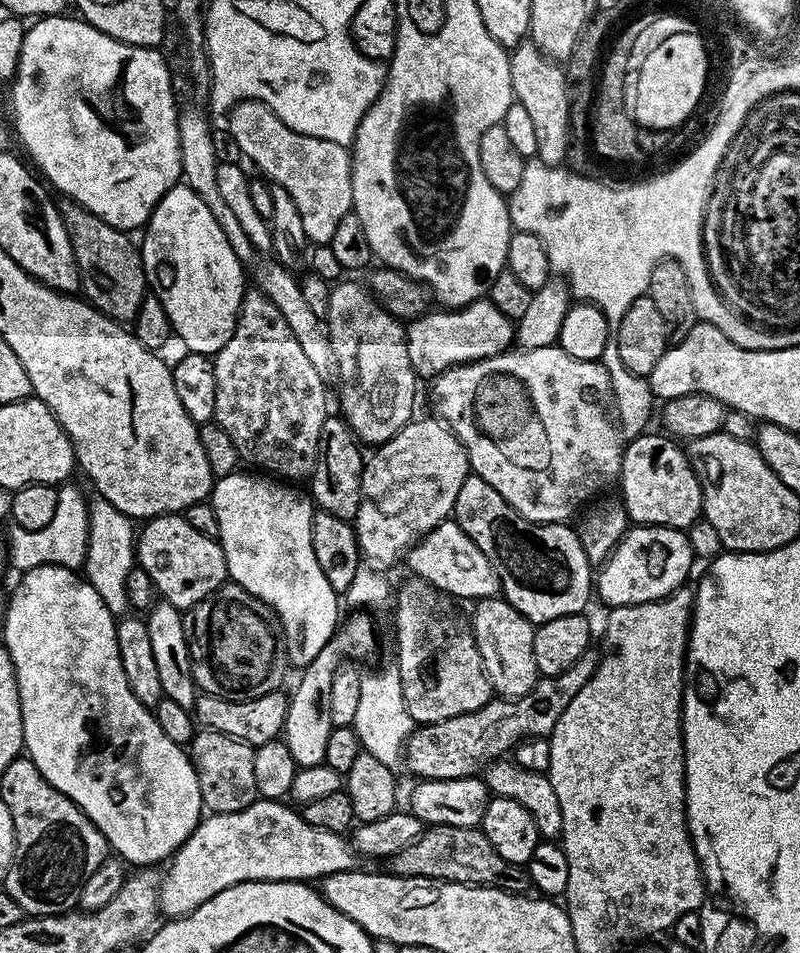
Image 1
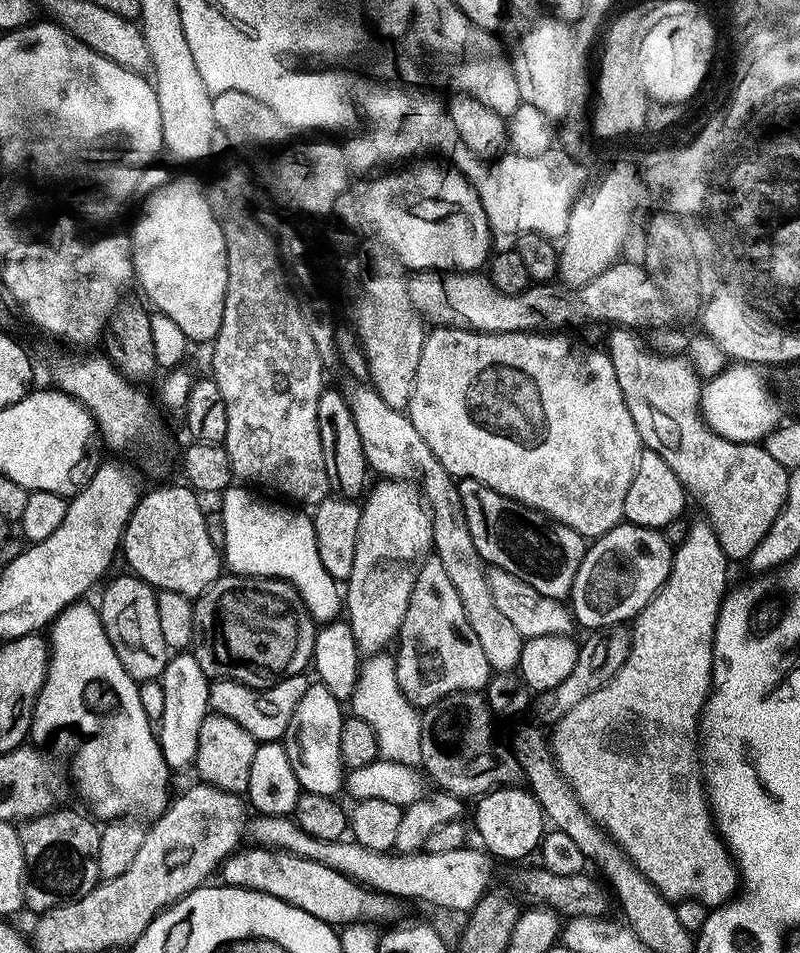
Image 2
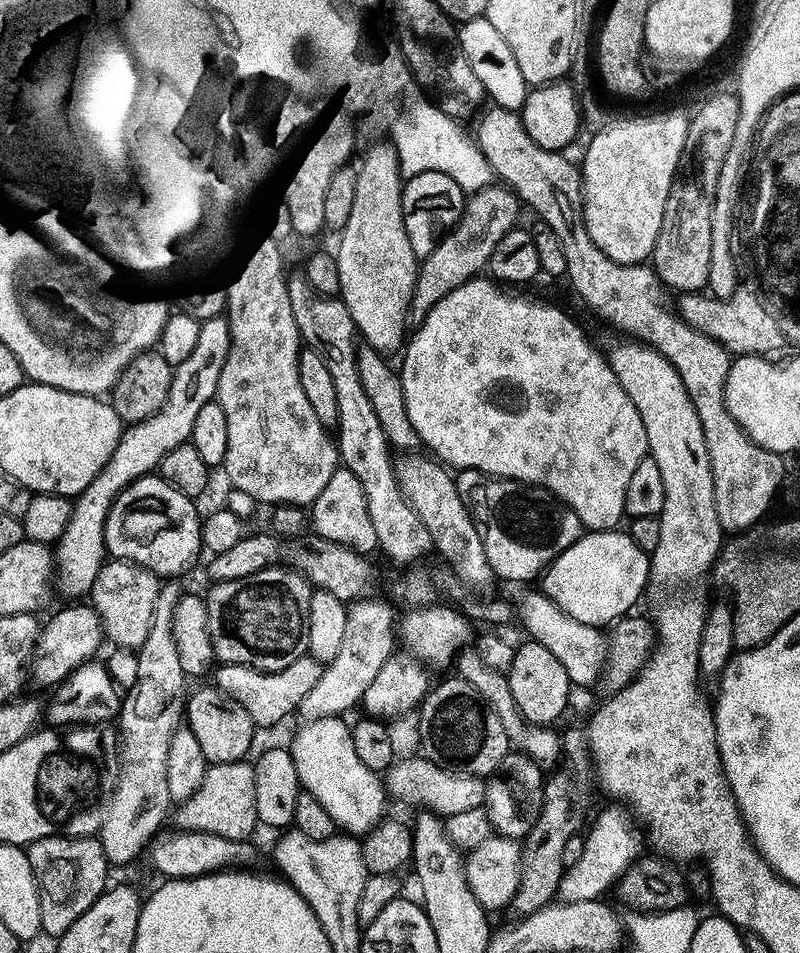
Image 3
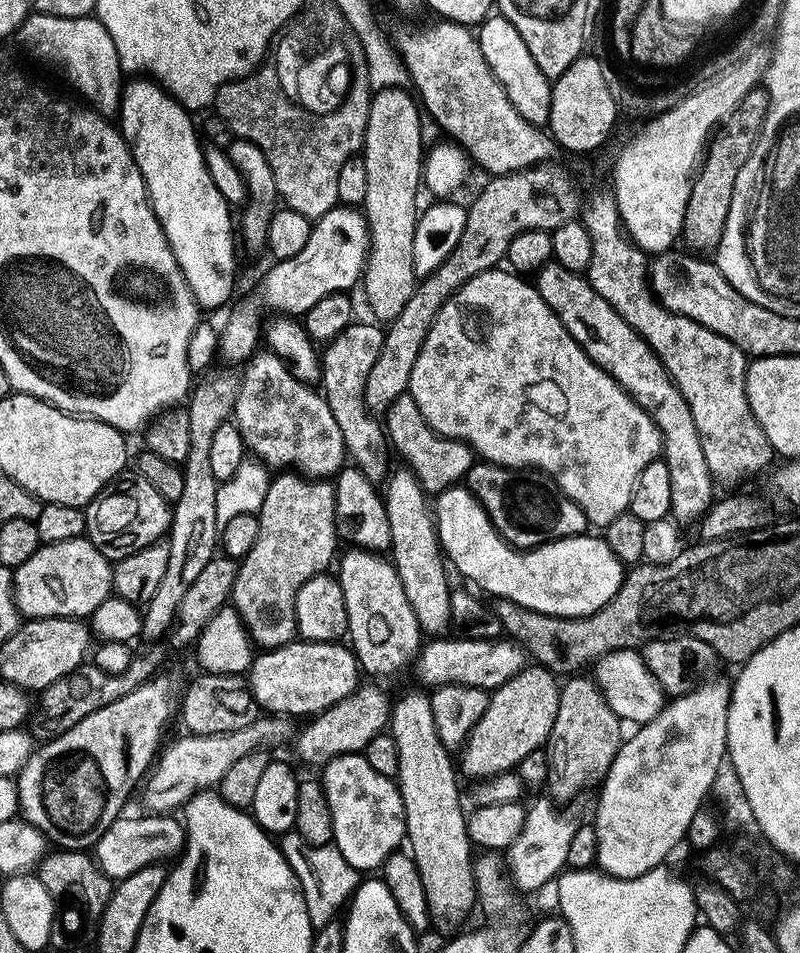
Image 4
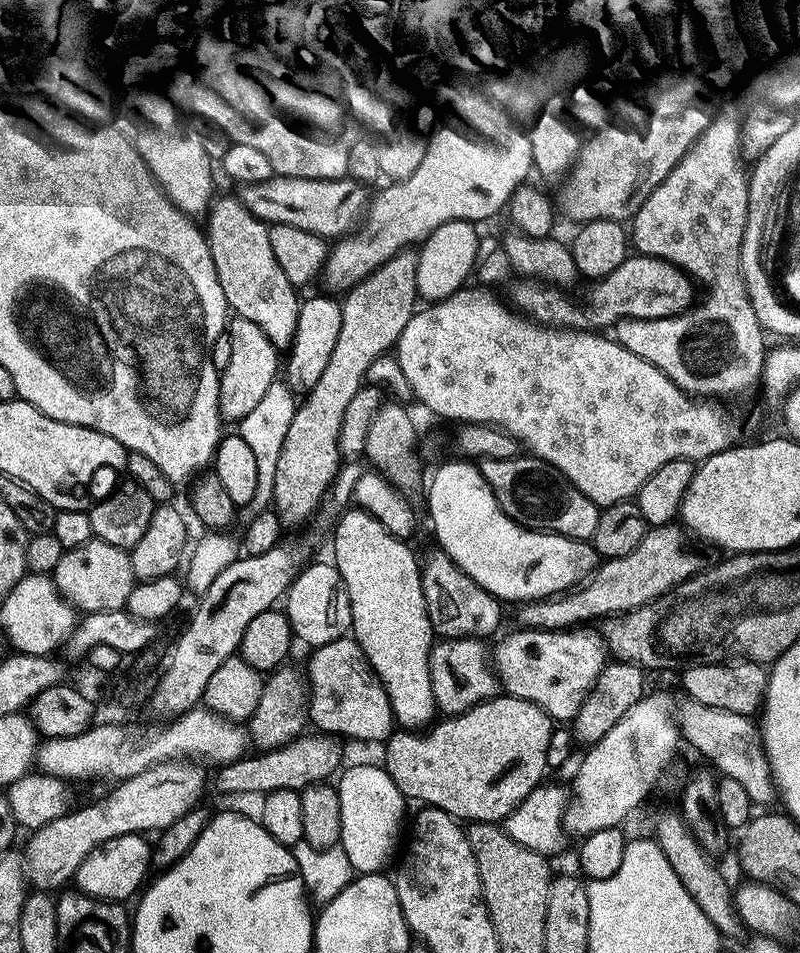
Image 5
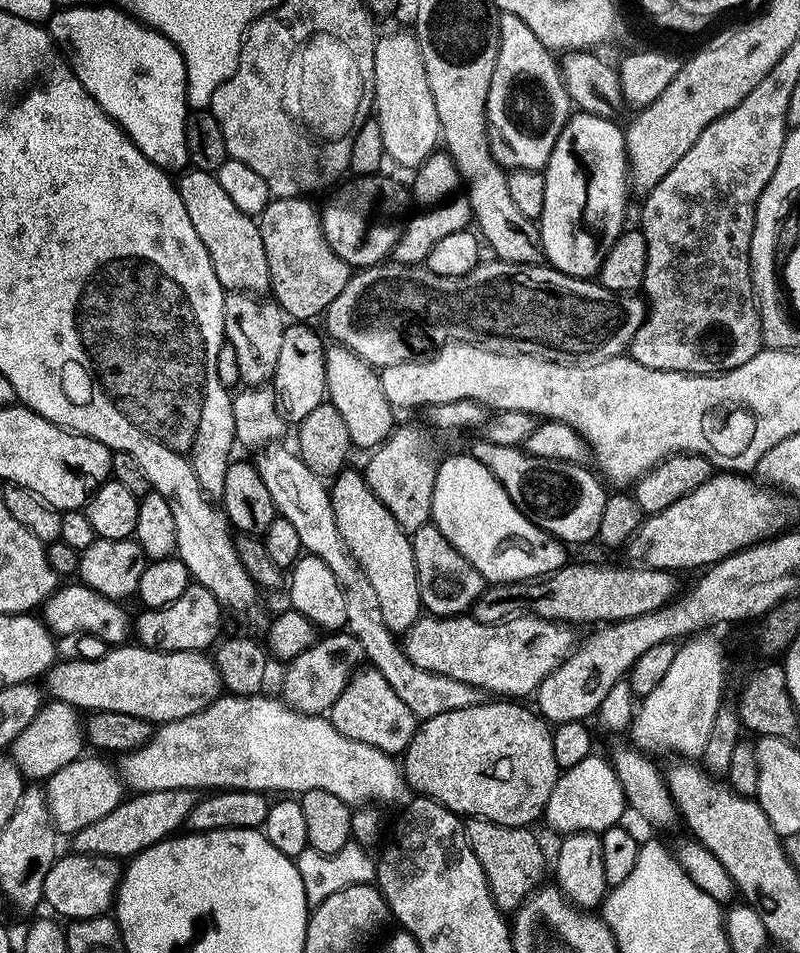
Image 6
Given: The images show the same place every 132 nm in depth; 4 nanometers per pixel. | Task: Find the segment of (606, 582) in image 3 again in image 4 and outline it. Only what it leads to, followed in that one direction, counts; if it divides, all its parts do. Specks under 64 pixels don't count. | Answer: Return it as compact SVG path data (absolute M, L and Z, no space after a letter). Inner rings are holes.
M464 486L447 488L435 497L434 519L440 547L453 569L473 580L481 593L489 592L492 598L509 600L542 614L594 614L618 594L626 575L625 564L599 535L571 536L523 550L513 548L500 537L484 507Z

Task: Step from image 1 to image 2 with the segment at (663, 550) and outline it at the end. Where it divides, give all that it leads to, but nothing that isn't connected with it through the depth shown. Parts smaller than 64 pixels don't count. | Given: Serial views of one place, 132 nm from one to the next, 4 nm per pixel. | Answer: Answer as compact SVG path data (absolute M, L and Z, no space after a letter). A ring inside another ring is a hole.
M621 522L610 529L606 534L595 537L591 541L594 550L590 554L584 554L582 562L578 566L578 574L572 583L570 593L570 609L575 623L588 630L608 630L613 626L623 625L623 620L631 621L636 613L650 602L650 598L666 582L666 578L672 569L673 545L664 539L663 531L655 528L643 528L637 524Z

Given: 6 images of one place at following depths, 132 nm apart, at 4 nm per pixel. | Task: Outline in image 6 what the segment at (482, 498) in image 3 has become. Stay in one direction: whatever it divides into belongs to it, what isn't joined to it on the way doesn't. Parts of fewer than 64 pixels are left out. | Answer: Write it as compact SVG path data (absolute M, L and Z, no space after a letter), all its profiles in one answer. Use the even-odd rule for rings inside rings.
M477 439L475 443L470 448L471 456L490 469L494 478L498 478L502 490L510 494L510 502L514 502L514 506L518 506L520 513L530 518L530 522L568 546L597 539L602 506L606 506L609 493L603 488L605 485L601 477L591 467L530 456L516 446L494 445L482 439Z

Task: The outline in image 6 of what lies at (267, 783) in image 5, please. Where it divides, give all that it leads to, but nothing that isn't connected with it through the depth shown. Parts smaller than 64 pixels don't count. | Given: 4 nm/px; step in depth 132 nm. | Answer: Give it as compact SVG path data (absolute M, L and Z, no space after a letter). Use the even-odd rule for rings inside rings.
M179 788L178 790L150 790L138 792L121 800L106 818L98 818L98 822L90 822L90 826L82 826L82 830L71 833L71 851L81 856L110 856L117 862L127 861L138 852L144 852L150 846L169 839L173 834L181 831L182 825L187 821L190 810L199 802L201 793L195 788Z

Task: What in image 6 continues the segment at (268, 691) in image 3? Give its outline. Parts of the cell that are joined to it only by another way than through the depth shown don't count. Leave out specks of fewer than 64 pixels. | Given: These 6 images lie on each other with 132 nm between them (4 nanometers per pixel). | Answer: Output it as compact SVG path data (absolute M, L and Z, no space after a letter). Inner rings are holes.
M371 666L353 671L348 685L330 710L330 719L339 732L346 734L346 738L374 746L379 752L389 754L403 754L418 727L417 718L410 706L406 706L406 702L394 694L390 682L386 682L386 678L382 678L382 674Z

